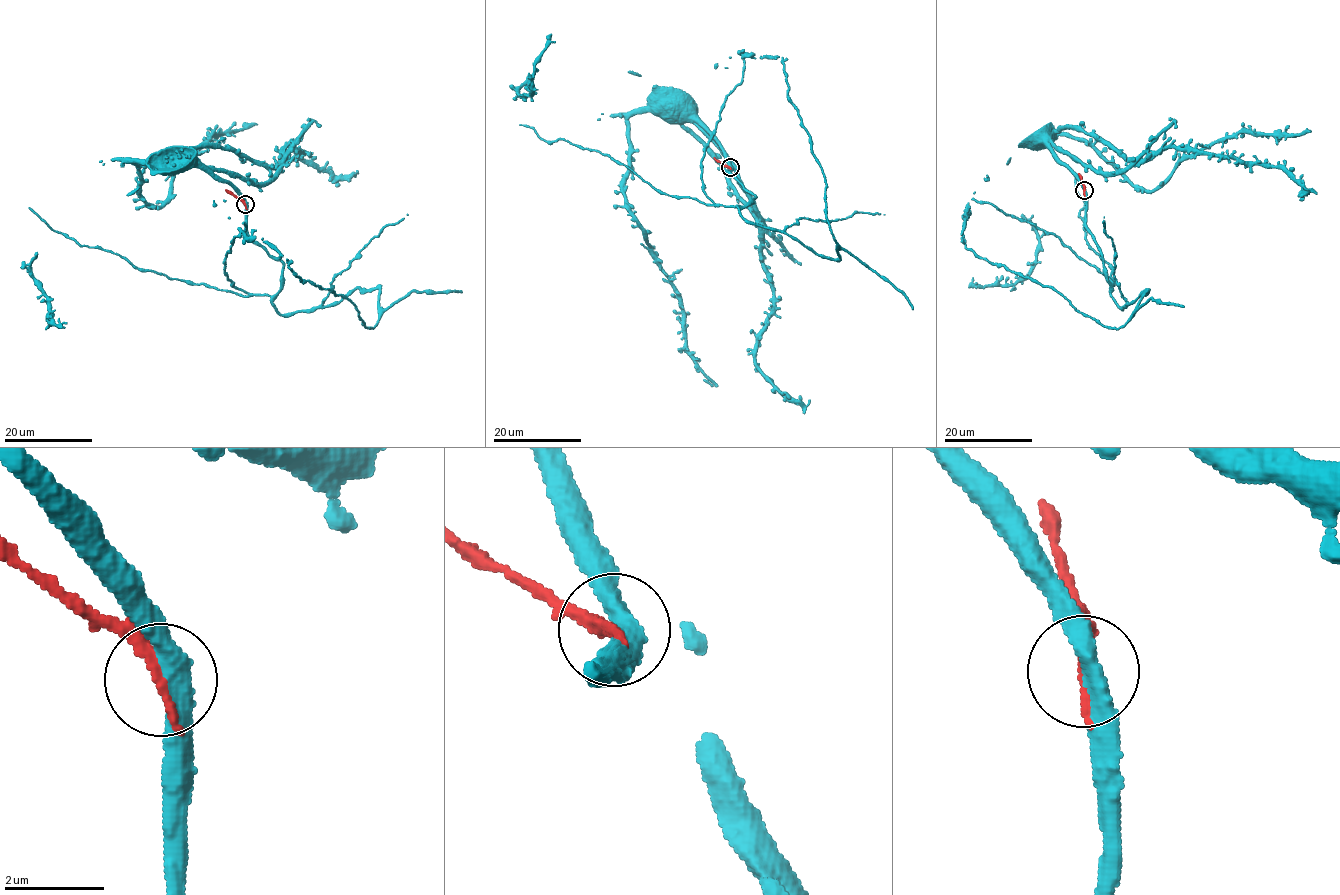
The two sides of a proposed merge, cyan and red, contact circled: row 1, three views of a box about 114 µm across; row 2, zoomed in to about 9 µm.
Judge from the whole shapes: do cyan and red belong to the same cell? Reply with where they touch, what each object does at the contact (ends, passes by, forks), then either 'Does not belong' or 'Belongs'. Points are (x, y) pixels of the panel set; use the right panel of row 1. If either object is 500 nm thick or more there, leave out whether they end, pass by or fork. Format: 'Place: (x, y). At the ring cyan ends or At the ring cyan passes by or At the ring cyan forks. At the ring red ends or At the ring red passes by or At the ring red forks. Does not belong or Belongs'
Place: (1084, 190). At the ring cyan passes by. At the ring red ends. Does not belong

